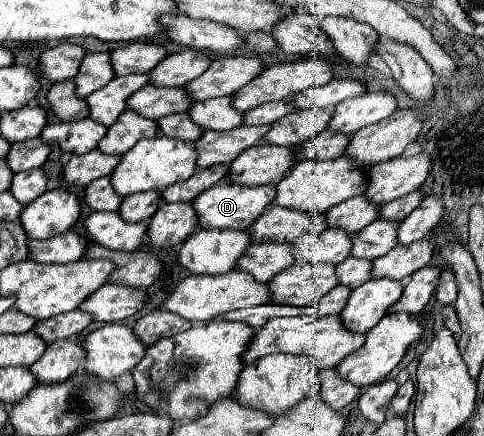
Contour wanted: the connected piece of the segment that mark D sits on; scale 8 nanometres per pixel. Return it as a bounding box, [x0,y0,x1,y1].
[192,184,276,230]

